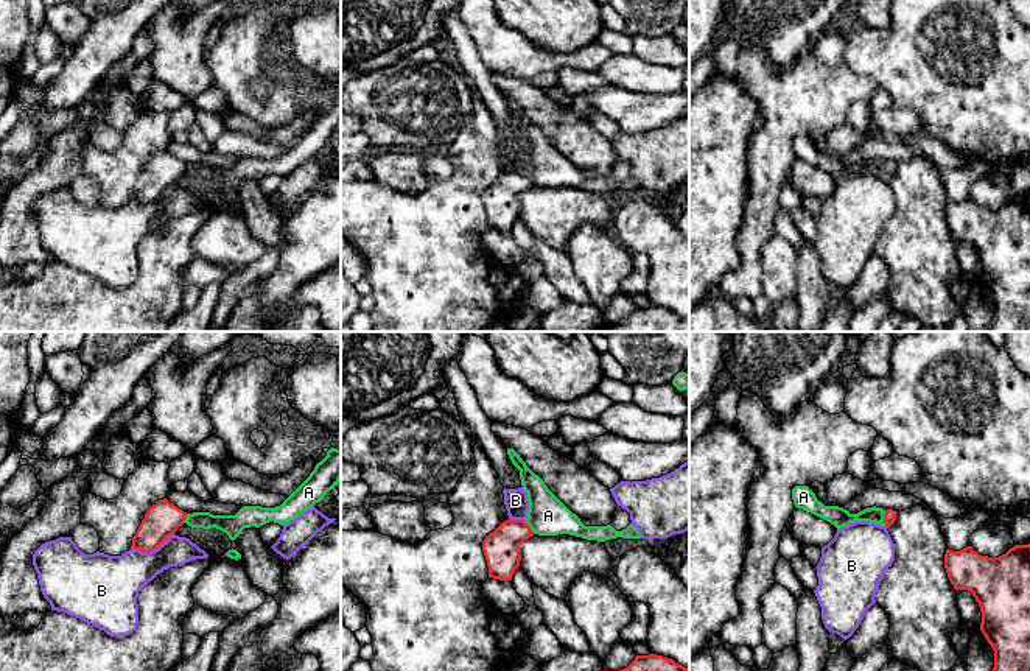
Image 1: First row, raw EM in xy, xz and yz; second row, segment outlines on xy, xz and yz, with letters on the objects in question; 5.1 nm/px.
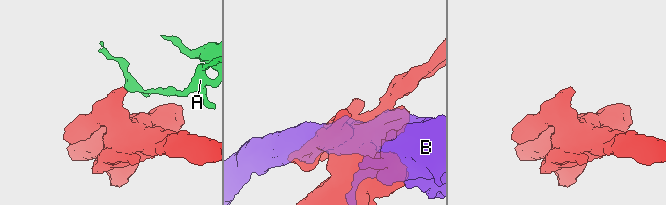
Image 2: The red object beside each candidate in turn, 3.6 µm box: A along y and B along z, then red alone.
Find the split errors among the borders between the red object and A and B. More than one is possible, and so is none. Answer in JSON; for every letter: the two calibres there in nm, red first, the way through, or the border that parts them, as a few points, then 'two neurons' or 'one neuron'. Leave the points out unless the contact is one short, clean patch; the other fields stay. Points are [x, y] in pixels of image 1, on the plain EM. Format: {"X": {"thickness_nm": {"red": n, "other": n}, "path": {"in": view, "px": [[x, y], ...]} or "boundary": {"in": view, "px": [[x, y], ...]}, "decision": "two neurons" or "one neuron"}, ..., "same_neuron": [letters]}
{"A": {"thickness_nm": {"red": 60, "other": 100}, "boundary": {"in": "yz", "px": [[884, 162], [886, 178]]}, "decision": "two neurons"}, "B": {"thickness_nm": {"red": 180, "other": 280}, "decision": "two neurons"}, "same_neuron": []}

